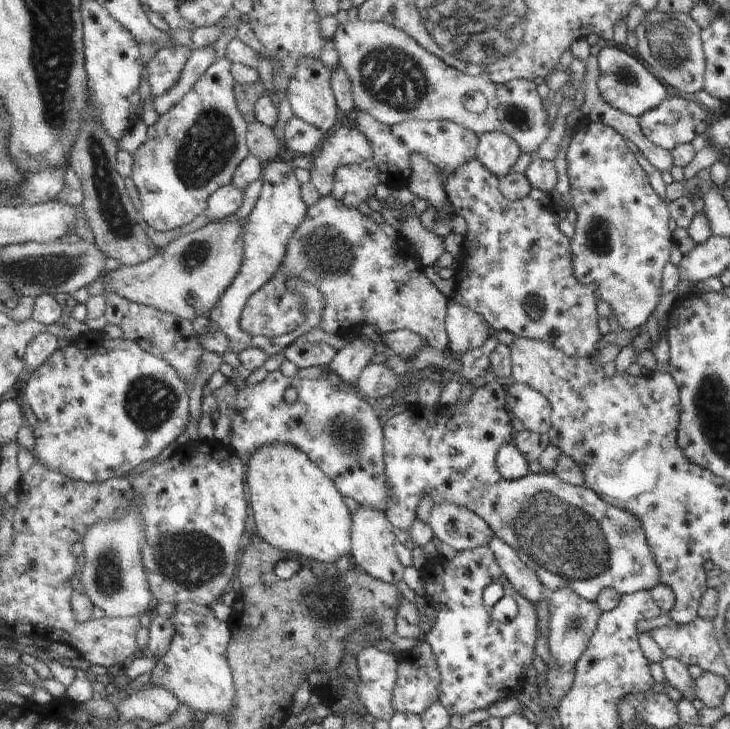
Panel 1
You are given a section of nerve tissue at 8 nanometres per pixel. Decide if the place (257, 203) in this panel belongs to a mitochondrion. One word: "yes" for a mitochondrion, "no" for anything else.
no

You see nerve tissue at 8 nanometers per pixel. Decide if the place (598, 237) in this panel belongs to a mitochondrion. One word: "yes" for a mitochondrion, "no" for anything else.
yes

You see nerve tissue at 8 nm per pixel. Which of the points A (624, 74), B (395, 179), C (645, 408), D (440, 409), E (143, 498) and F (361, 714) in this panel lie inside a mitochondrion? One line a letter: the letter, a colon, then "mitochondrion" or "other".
A: mitochondrion
B: other
C: other
D: other
E: other
F: other

